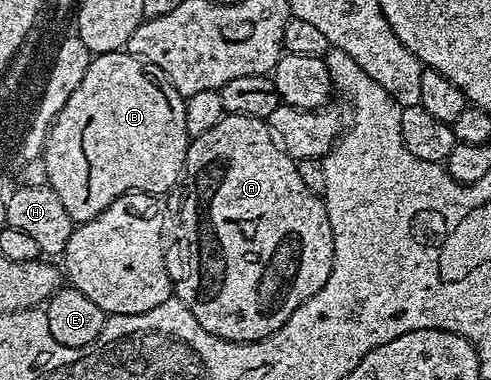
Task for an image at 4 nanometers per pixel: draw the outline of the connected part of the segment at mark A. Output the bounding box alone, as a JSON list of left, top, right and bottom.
[168,113,334,341]

